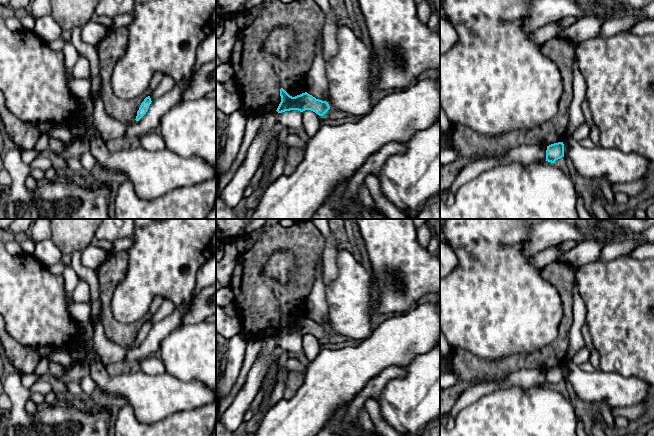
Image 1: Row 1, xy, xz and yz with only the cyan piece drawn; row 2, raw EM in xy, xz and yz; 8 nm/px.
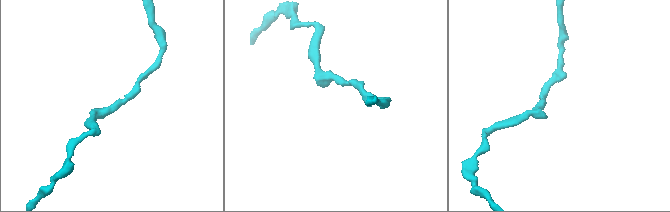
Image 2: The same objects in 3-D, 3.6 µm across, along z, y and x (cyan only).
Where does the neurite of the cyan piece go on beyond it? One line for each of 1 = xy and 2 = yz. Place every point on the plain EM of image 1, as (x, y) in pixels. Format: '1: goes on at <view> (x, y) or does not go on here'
1: does not go on here
2: does not go on here

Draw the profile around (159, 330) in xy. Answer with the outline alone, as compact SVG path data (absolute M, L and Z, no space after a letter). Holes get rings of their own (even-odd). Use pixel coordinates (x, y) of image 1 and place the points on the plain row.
M190 300L185 301L180 307L175 307L172 314L167 318L154 323L146 338L139 345L135 344L127 349L124 361L140 362L147 356L157 352L162 340L180 325L182 315L188 308Z

